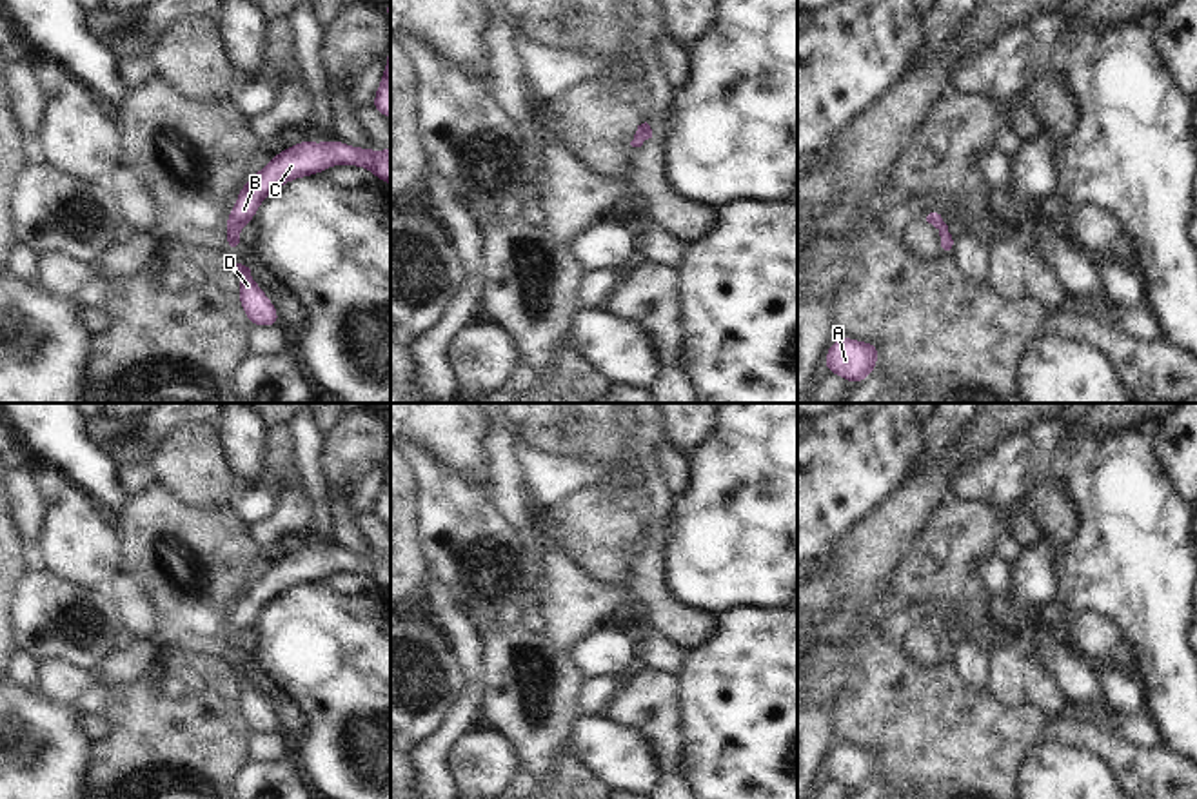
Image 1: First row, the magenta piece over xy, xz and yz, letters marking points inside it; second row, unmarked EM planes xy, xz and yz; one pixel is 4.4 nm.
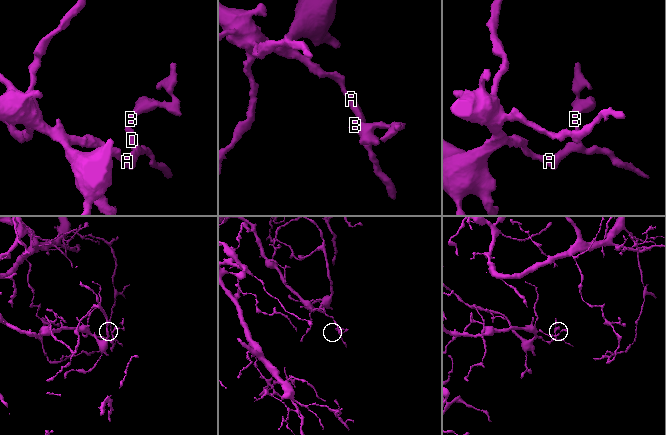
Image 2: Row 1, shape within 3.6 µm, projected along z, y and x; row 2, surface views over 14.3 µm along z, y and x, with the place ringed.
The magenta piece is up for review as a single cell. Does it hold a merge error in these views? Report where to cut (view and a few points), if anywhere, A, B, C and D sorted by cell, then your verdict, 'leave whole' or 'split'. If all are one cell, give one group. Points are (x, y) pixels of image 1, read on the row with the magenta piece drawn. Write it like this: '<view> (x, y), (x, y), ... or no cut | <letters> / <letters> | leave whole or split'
no cut | A B C D | leave whole

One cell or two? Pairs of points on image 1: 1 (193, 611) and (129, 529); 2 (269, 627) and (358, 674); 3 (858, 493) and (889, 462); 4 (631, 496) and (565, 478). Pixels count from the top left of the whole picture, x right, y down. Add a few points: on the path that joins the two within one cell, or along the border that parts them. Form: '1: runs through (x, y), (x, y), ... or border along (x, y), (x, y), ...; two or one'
1: runs through (171, 592), (151, 569), (149, 551); one
2: runs through (291, 629), (336, 656); one
3: runs through (867, 483), (883, 471); one
4: runs through (614, 480), (582, 478); one

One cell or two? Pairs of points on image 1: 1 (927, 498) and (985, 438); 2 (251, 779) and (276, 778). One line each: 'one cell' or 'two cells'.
1: one cell
2: one cell

